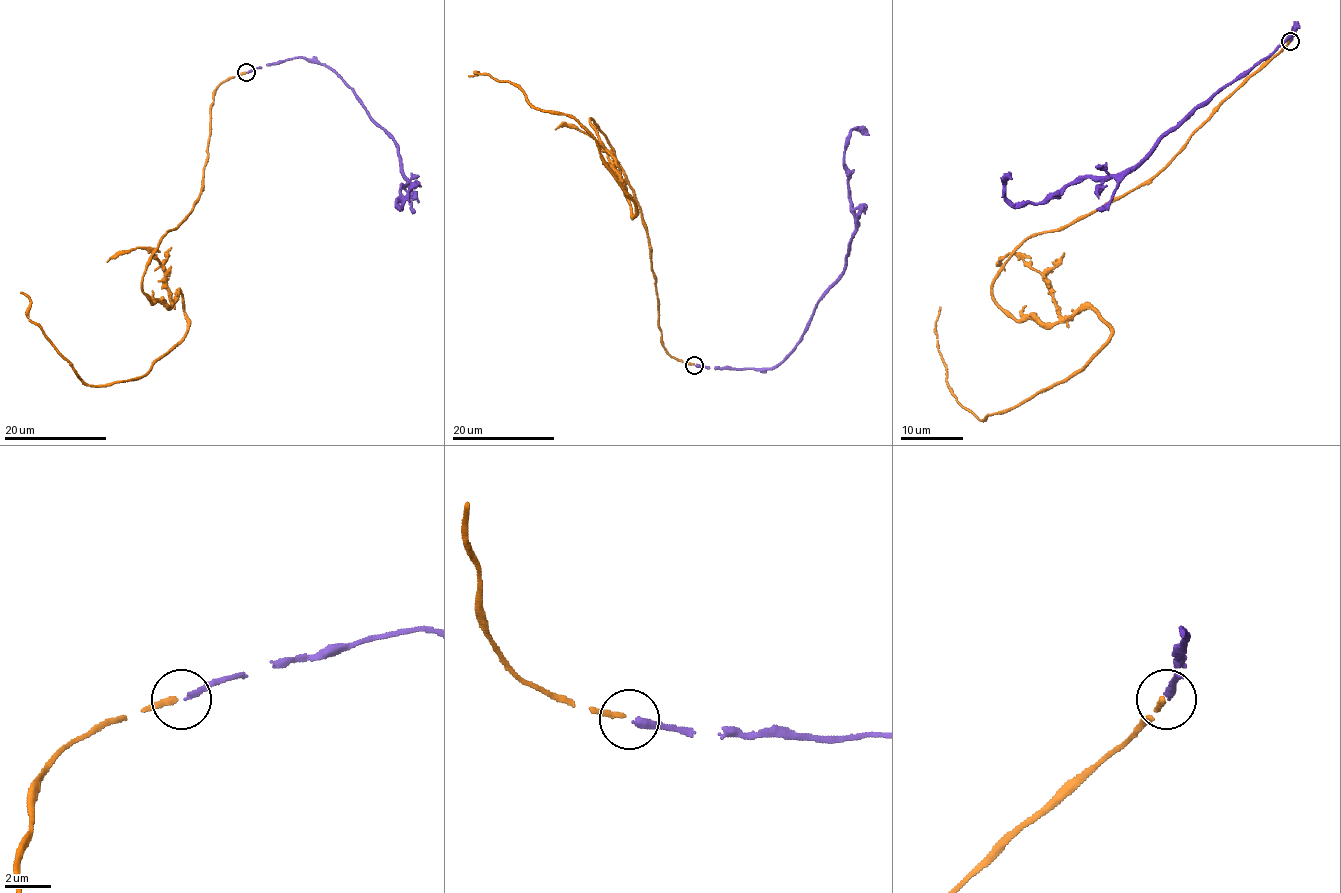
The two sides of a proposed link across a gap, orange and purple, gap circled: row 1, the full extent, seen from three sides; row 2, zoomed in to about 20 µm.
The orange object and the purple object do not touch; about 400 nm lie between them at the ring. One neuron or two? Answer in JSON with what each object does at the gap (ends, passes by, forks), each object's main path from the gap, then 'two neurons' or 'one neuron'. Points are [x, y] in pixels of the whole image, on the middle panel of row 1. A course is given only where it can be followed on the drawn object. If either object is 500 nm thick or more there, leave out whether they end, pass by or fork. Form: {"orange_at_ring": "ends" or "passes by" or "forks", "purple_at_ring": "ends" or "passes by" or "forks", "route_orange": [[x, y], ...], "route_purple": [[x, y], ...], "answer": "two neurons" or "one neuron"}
{"orange_at_ring": "ends", "purple_at_ring": "ends", "route_orange": [[694, 364], [663, 346], [649, 238], [593, 121], [633, 217], [573, 117], [469, 75]], "route_purple": [[695, 364], [773, 368], [794, 349], [816, 304], [844, 268], [855, 223], [844, 145], [853, 129], [868, 135]], "answer": "one neuron"}

